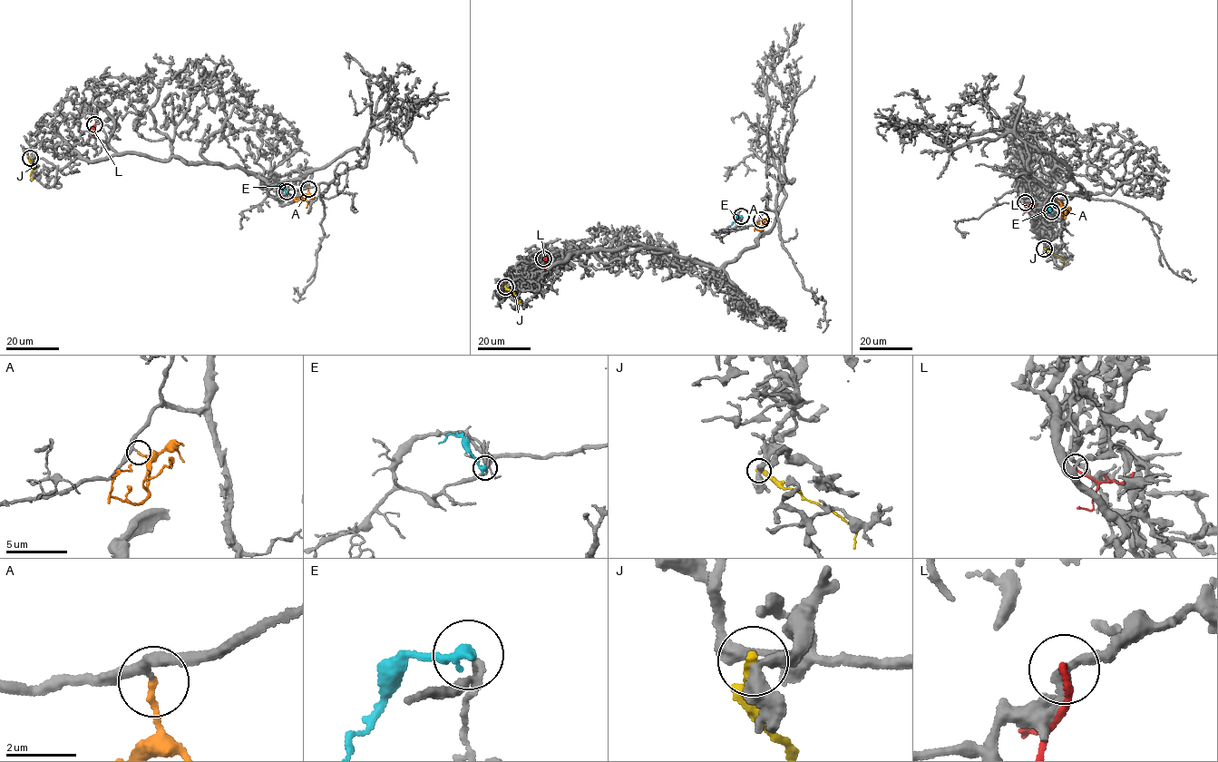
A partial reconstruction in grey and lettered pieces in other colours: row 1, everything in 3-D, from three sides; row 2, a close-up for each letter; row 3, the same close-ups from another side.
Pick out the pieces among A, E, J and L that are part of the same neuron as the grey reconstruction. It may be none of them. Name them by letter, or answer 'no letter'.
A

